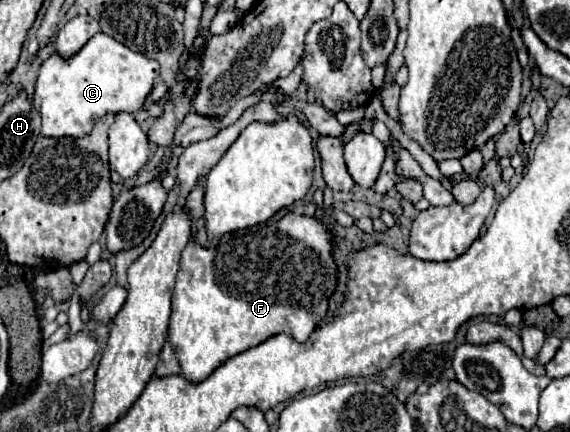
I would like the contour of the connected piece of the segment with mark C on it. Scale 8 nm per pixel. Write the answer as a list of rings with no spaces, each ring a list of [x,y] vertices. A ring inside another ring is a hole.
[[[98,32],[70,60],[52,54],[38,72],[34,106],[42,114],[42,136],[88,136],[94,122],[108,112],[138,112],[158,78],[160,64],[140,52],[130,50],[118,40]]]

